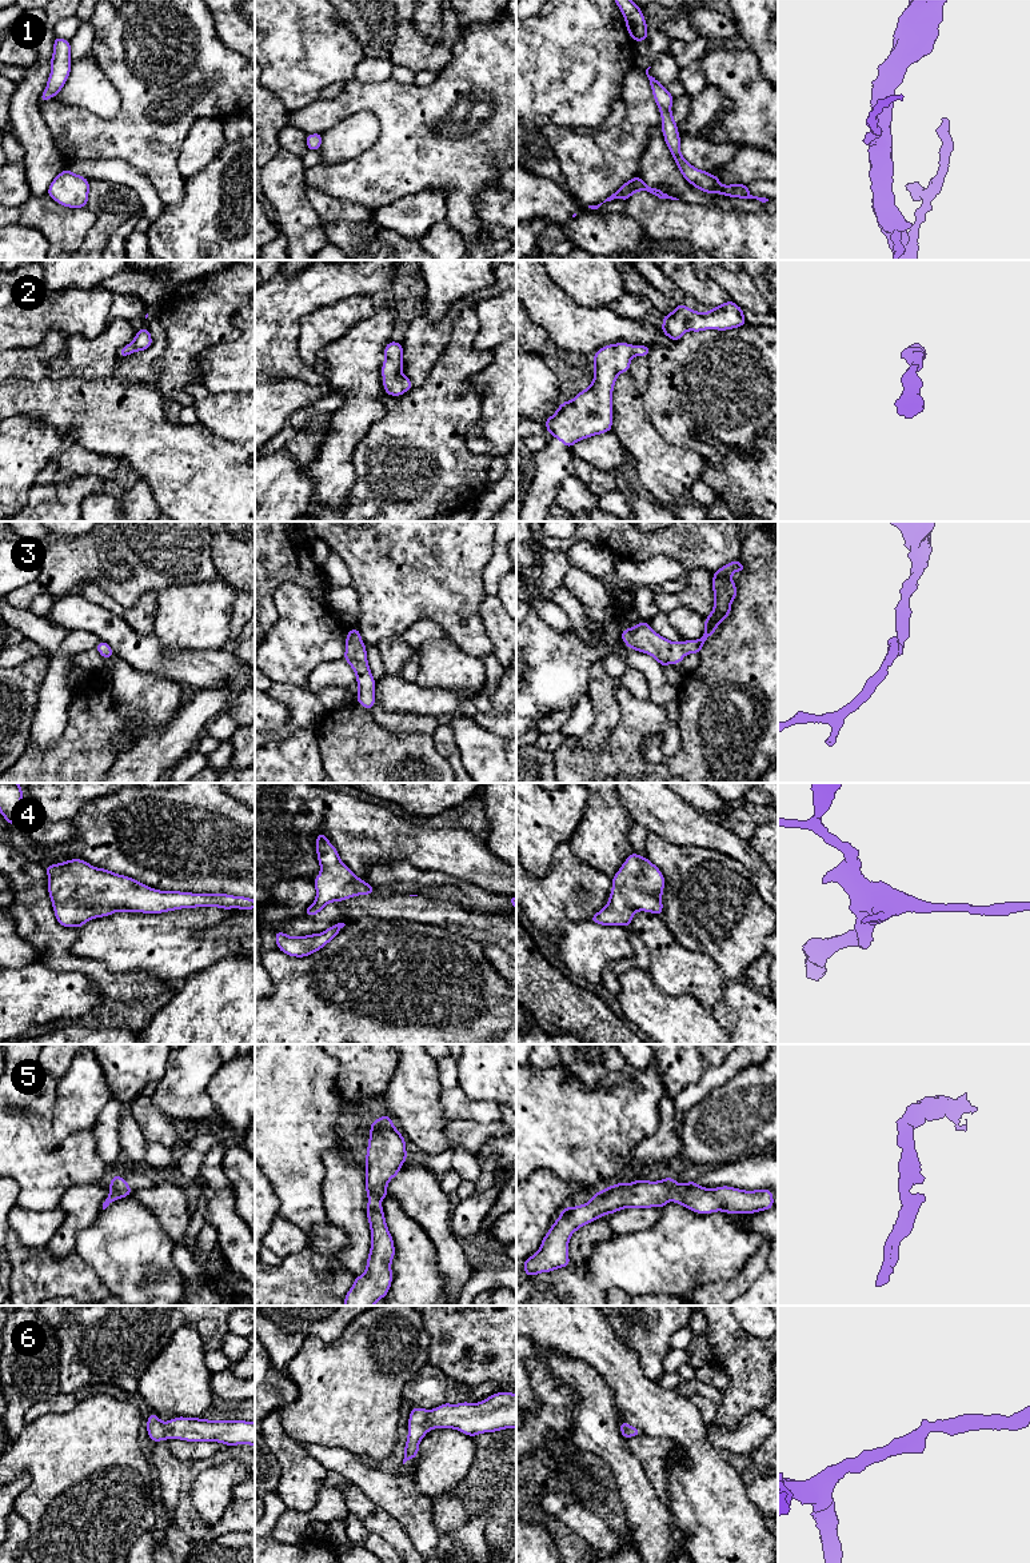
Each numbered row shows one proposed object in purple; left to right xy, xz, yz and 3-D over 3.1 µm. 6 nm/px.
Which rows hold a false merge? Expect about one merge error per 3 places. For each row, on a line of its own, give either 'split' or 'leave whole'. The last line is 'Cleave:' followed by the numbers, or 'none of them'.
1: leave whole
2: leave whole
3: leave whole
4: leave whole
5: leave whole
6: leave whole
Cleave: none of them

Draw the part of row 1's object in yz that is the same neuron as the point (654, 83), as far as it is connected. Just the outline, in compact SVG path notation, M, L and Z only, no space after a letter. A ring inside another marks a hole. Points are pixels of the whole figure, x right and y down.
M648 67L646 69L646 75L650 80L650 87L652 89L654 100L659 108L662 116L662 132L664 136L664 143L668 147L678 169L683 175L683 177L706 193L720 193L723 196L739 197L739 199L756 199L762 203L768 201L766 197L752 196L748 192L748 185L734 183L731 185L722 185L719 183L719 177L716 175L710 175L707 171L698 169L692 167L680 153L680 135L678 133L678 125L674 120L671 105L672 105L672 95L667 88L664 88L655 77L648 75Z

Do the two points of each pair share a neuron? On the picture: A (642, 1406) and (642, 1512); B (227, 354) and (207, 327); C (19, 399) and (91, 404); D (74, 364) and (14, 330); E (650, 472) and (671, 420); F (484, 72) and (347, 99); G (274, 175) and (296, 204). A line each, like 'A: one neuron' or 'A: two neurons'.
A: two neurons
B: two neurons
C: one neuron
D: two neurons
E: two neurons
F: one neuron
G: one neuron

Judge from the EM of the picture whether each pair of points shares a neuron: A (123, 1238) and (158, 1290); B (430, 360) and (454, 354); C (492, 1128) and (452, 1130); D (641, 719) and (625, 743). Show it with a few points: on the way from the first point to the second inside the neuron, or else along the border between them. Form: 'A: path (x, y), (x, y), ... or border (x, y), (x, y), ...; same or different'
A: path (131, 1251), (156, 1276); same
B: border (451, 328), (448, 343), (422, 384); different
C: path (483, 1131), (462, 1131); same
D: path (635, 724), (627, 738); same

